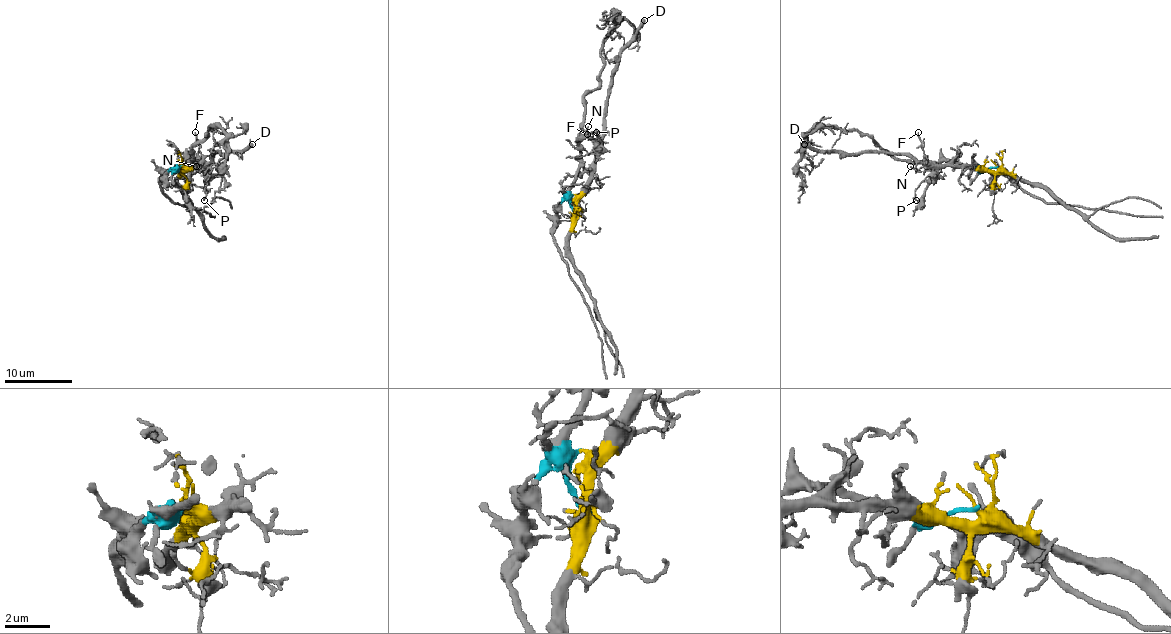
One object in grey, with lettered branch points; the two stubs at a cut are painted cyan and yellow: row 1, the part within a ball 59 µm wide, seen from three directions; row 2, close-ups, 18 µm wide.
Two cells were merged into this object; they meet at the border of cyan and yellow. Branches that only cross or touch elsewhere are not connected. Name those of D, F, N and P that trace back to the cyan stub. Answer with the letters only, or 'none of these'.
none of these

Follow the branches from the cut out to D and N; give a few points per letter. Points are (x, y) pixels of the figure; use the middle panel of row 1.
D: (575, 212), (575, 197), (591, 173), (596, 143), (602, 136), (606, 99), (616, 56), (645, 19)
N: (575, 212), (575, 197), (591, 173), (597, 139), (594, 133), (589, 133), (587, 126)

